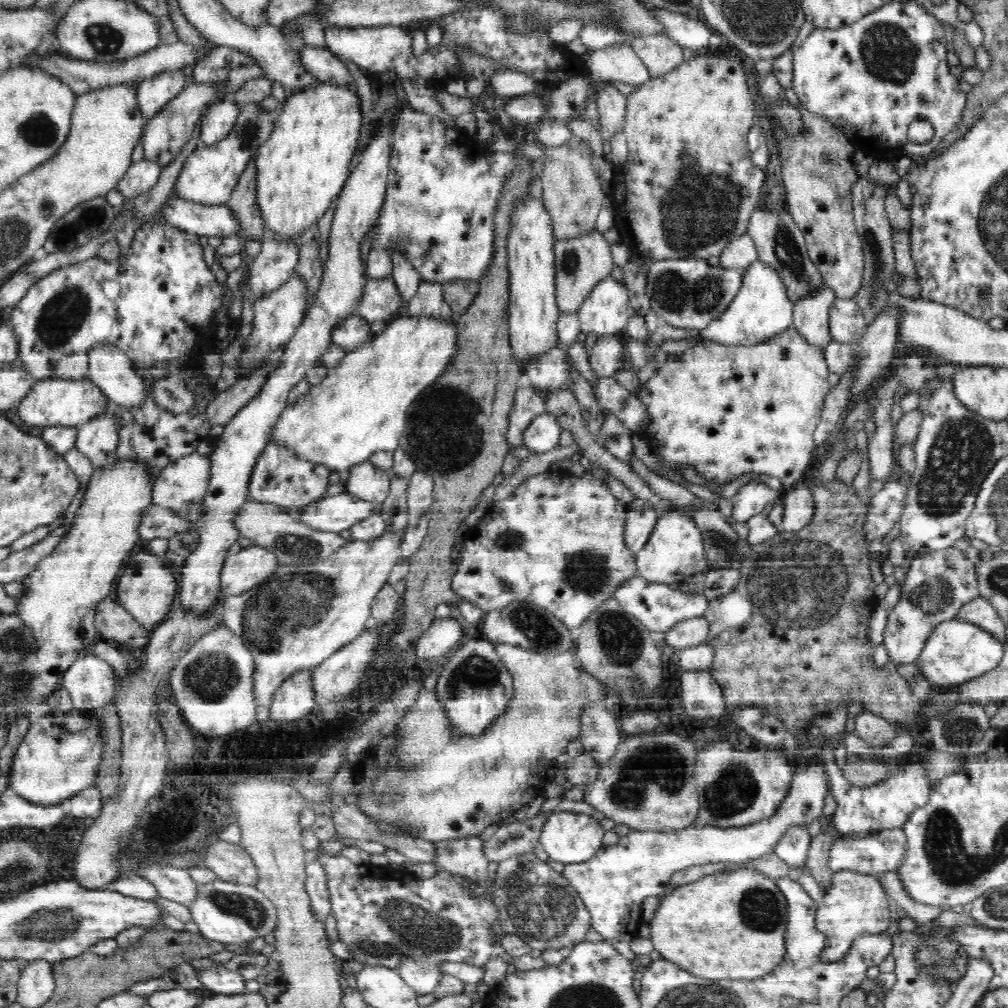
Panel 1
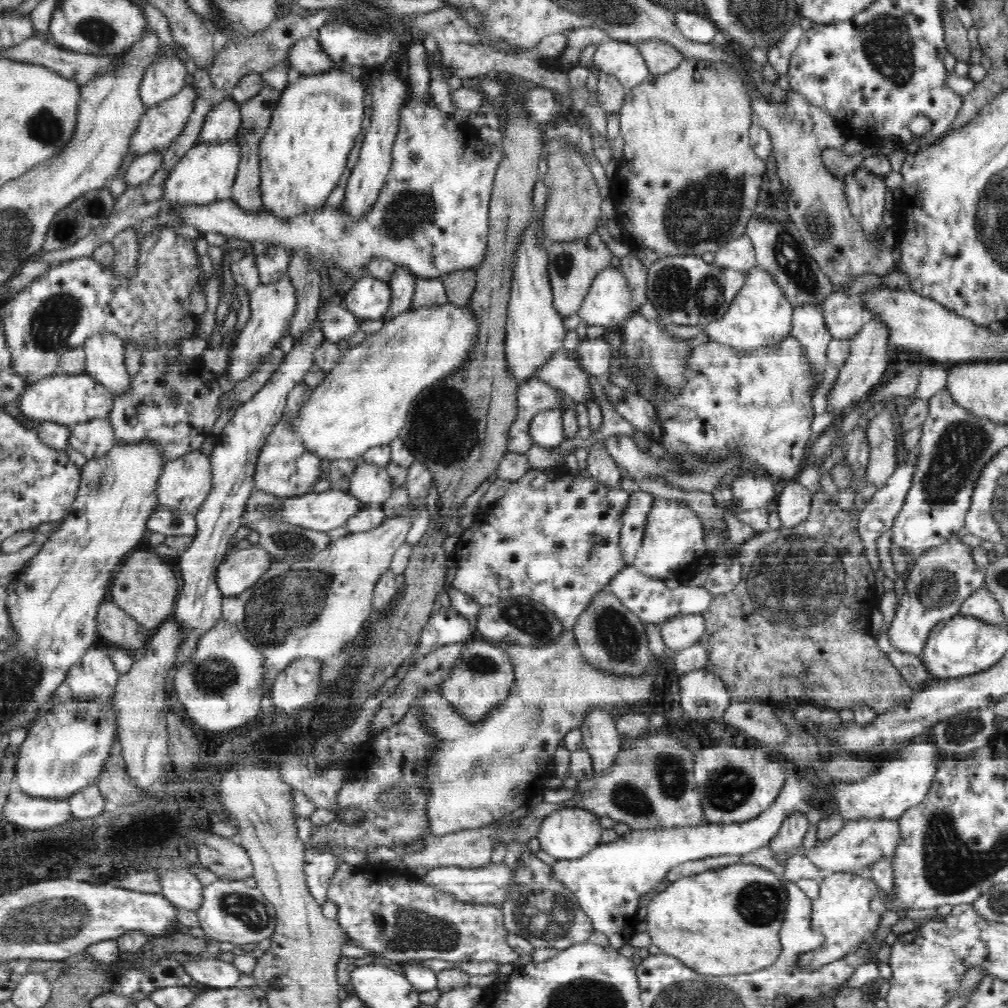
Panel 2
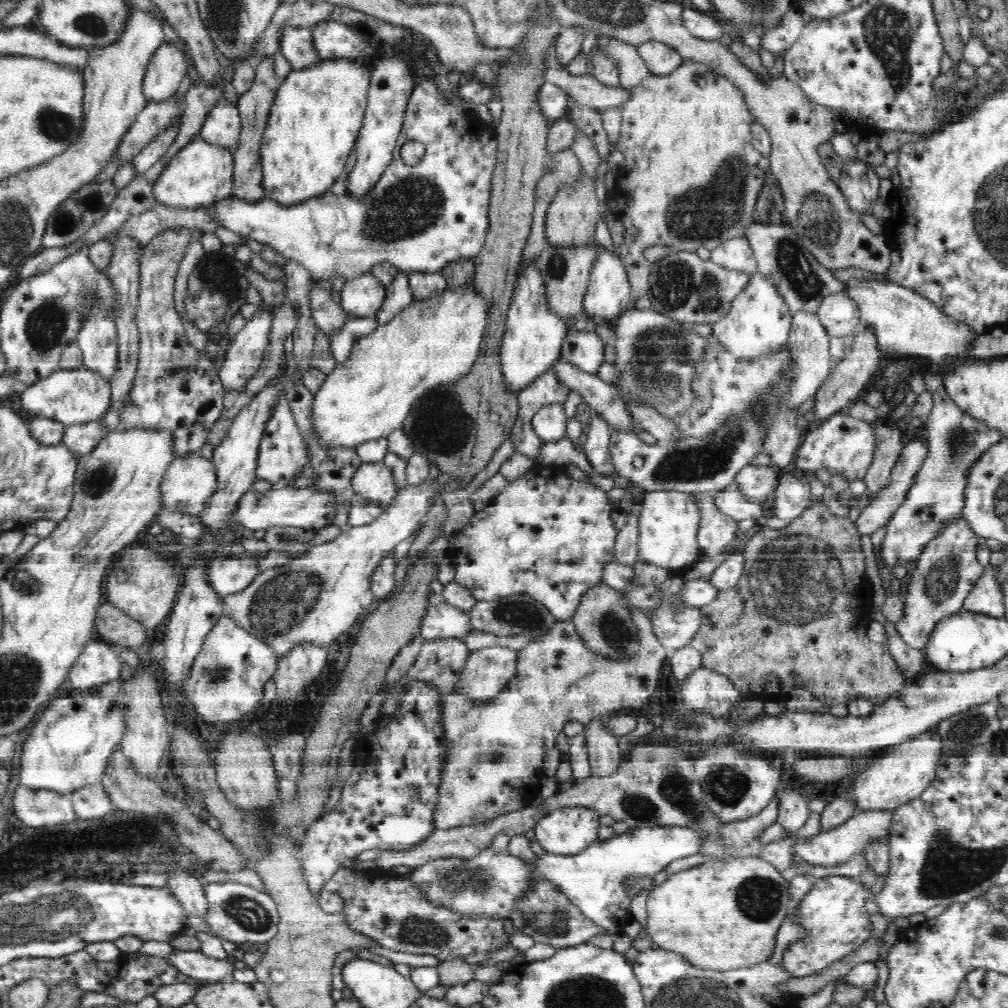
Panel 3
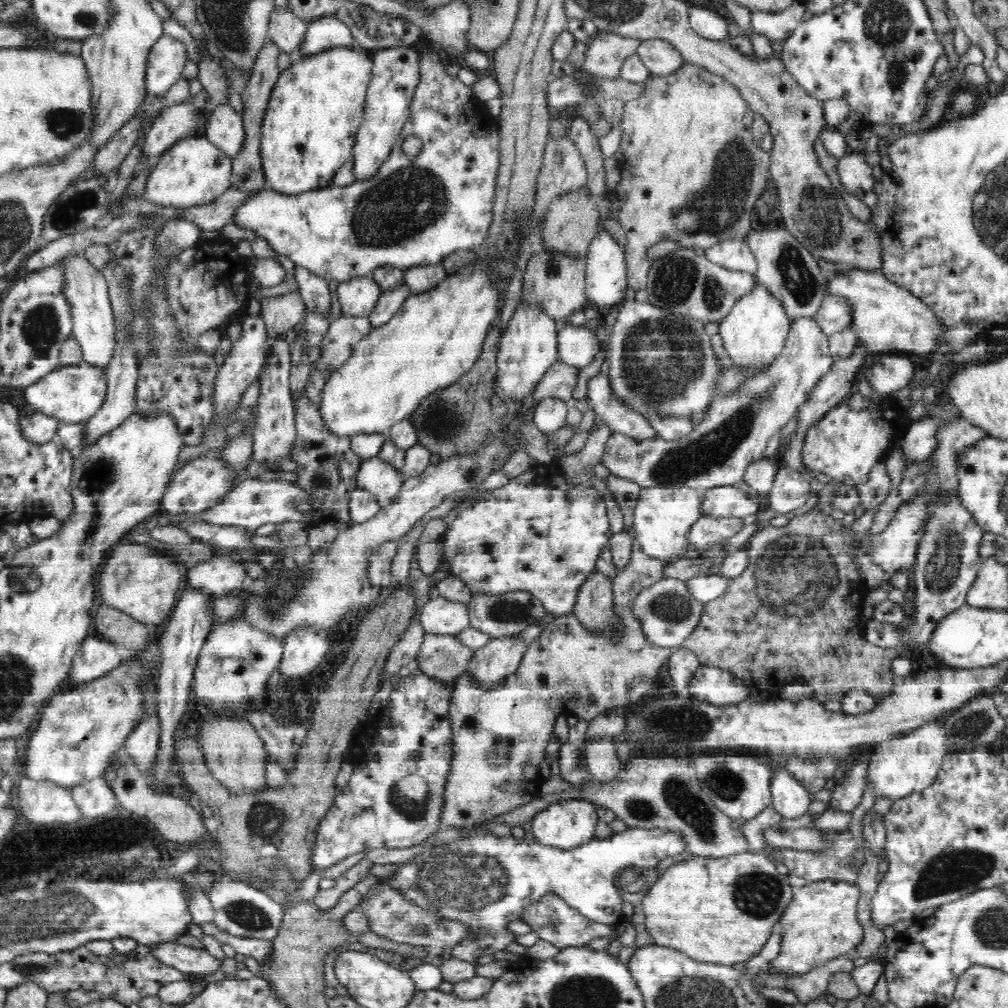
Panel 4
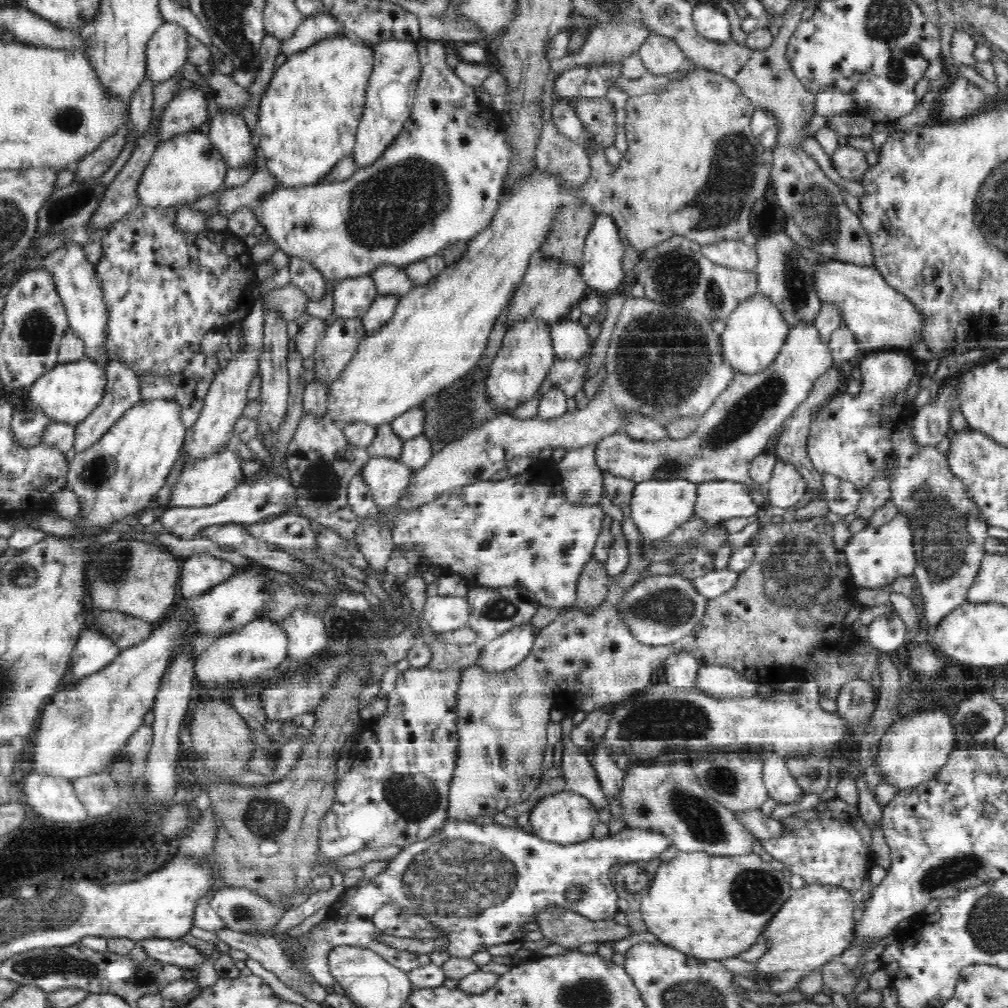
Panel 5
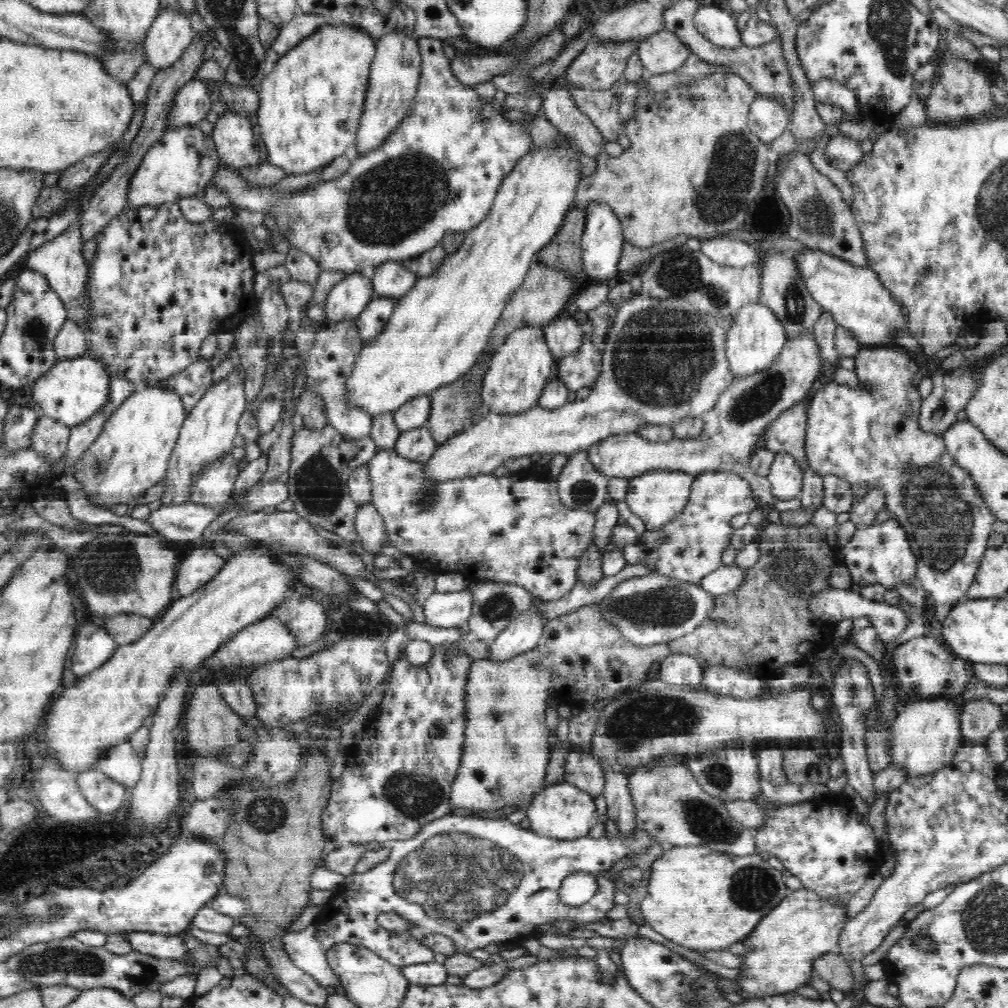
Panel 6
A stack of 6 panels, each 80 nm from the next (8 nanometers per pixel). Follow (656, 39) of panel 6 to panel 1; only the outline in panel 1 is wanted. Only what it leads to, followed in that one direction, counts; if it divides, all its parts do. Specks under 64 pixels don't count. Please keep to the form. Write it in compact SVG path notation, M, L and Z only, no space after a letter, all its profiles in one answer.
M652 34L636 38L630 47L640 57L652 78L666 75L686 59L683 48L666 35Z

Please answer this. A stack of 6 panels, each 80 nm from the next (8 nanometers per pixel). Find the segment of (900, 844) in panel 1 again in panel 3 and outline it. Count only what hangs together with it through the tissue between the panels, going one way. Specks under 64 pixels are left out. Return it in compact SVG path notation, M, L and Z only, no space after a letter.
M880 809L870 812L856 812L846 822L838 825L831 831L820 831L815 836L805 840L797 839L792 848L797 856L801 856L806 862L820 866L838 866L844 864L850 856L867 851L867 846L878 839L888 841L889 828L893 812Z

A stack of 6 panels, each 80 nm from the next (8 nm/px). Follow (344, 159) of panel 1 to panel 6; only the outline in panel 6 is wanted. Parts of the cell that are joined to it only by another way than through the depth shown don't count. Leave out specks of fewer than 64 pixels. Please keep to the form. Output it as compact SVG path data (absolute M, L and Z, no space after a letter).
M322 25L300 44L280 55L272 72L261 80L257 127L262 128L263 148L268 162L280 167L286 175L311 174L337 156L350 153L356 144L362 119L371 64L375 56L375 39L352 25Z

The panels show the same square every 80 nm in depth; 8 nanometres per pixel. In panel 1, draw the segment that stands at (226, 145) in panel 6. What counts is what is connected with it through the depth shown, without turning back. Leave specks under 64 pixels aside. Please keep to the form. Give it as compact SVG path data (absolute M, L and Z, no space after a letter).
M232 99L214 103L201 118L200 144L212 146L228 136L240 114L239 106Z

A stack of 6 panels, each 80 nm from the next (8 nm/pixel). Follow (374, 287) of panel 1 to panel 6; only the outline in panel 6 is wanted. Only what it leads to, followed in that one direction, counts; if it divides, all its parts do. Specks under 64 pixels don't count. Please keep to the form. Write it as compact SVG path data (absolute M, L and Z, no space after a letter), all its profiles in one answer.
M361 272L346 275L335 284L322 305L326 320L340 322L346 318L354 319L374 298L373 281Z

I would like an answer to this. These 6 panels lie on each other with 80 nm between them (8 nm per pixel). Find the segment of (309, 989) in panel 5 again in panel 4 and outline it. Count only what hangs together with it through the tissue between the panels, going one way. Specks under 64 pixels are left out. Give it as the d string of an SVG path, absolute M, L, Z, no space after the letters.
M214 923L204 924L201 928L204 934L211 935L222 944L232 946L238 954L256 959L259 964L268 961L270 953L273 952L272 941L247 938L246 936L233 936L233 934L228 934L224 930L220 931Z

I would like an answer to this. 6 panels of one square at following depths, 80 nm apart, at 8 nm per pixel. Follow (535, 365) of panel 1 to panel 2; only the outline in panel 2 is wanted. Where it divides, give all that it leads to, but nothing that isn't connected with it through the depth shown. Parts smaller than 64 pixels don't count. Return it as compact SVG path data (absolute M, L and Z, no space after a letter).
M564 347L556 350L552 358L532 374L532 378L550 384L577 406L582 406L588 402L588 396L593 394L592 386L588 383L586 371L568 356Z

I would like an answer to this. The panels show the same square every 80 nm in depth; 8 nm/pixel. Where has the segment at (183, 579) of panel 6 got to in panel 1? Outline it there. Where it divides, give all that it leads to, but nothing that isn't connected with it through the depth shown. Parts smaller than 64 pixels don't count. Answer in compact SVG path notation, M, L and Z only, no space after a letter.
M256 544L244 547L226 557L221 570L220 591L228 597L251 591L268 580L278 566L274 552Z

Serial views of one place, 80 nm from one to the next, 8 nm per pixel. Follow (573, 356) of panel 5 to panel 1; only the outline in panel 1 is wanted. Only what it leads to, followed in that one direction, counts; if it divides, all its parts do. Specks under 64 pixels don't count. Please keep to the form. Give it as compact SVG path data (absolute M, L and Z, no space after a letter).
M616 336L600 338L590 350L587 350L588 360L593 374L598 377L612 377L620 369L624 369L622 342Z

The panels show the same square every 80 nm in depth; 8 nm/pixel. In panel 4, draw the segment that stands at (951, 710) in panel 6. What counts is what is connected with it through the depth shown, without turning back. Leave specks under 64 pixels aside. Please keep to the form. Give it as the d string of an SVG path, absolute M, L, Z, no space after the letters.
M943 721L924 723L899 739L888 740L887 743L876 744L876 749L869 758L866 784L876 789L876 798L886 796L892 802L903 799L911 792L923 791L936 780L944 756L948 754L948 735Z

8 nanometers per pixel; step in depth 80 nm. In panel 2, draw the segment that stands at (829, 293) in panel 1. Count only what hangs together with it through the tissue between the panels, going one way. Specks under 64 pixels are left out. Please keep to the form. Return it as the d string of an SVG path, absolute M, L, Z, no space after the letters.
M804 304L796 307L789 336L794 336L806 349L811 364L815 364L816 386L820 386L826 374L824 368L829 364L826 356L828 344L833 339L823 317L822 304Z

